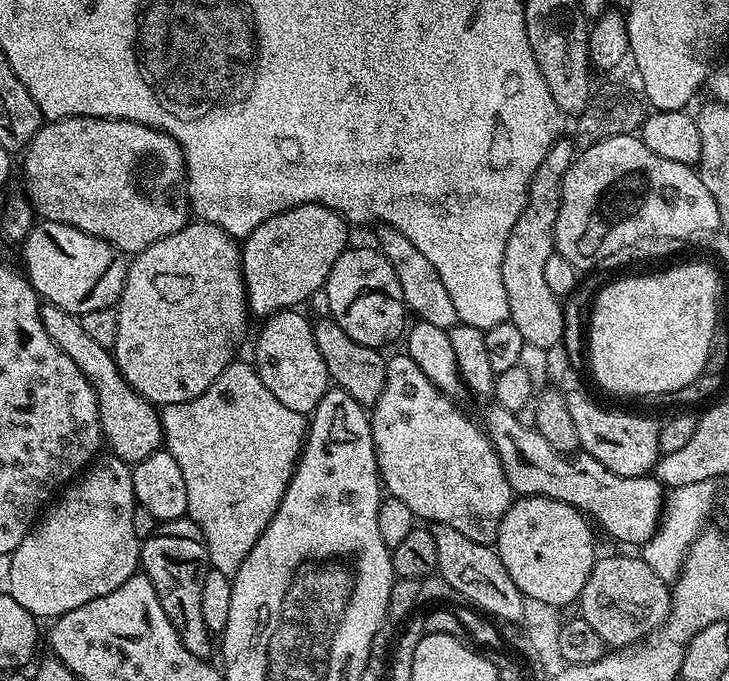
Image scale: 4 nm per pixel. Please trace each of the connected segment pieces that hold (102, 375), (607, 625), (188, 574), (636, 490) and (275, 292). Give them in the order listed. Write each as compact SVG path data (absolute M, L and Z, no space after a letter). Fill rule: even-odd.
M44 302L40 305L40 317L42 326L46 326L46 334L50 334L58 350L62 350L62 354L66 354L66 358L70 358L70 362L74 362L92 383L92 389L96 391L98 398L104 440L107 447L108 444L112 447L109 448L111 455L125 460L130 466L135 466L139 460L145 460L150 454L161 451L164 427L160 425L160 412L157 405L142 398L125 382L120 373L120 367L116 364L115 355L82 330L79 316Z
M604 556L594 562L590 570L590 578L586 578L586 586L582 586L582 594L578 601L579 619L585 620L594 634L602 638L602 642L612 650L623 650L633 644L648 639L652 633L666 622L672 609L672 594L669 581L658 578L654 570L650 570L647 559L636 556Z
M187 518L157 523L156 531L140 545L140 568L143 575L154 582L154 590L158 590L158 602L162 602L166 618L170 618L170 626L178 630L182 646L186 646L186 650L195 656L211 657L214 634L206 626L206 618L202 618L202 582L206 582L210 565L208 547L204 545L200 527Z
M492 406L482 419L482 427L491 438L502 462L506 482L510 482L517 497L545 496L563 504L571 504L579 512L591 517L595 527L599 531L601 528L606 535L624 544L647 545L648 539L656 533L666 503L666 489L655 475L614 474L614 470L606 470L598 458L583 450L564 455L548 445L546 438L542 438L535 427L528 425L527 428L520 424L519 419L521 417L517 413L499 406Z
M303 204L279 212L243 237L240 265L244 271L249 313L267 318L274 312L295 309L303 300L319 293L334 262L349 247L348 231L348 221L334 209L321 204Z

